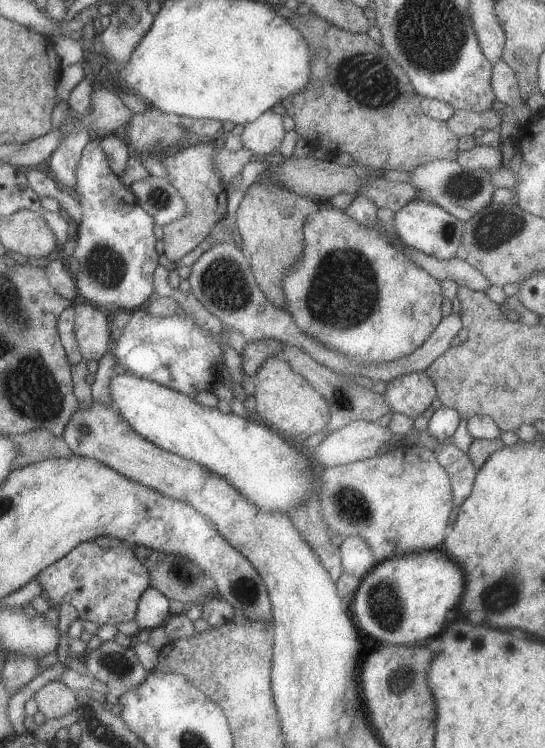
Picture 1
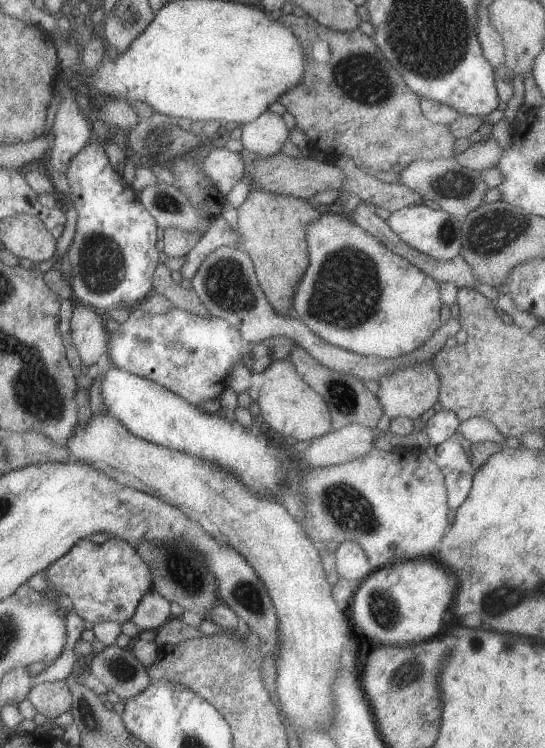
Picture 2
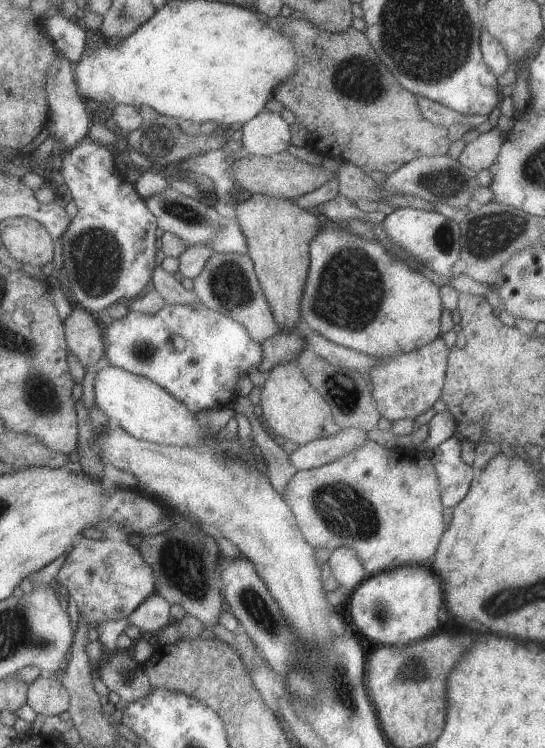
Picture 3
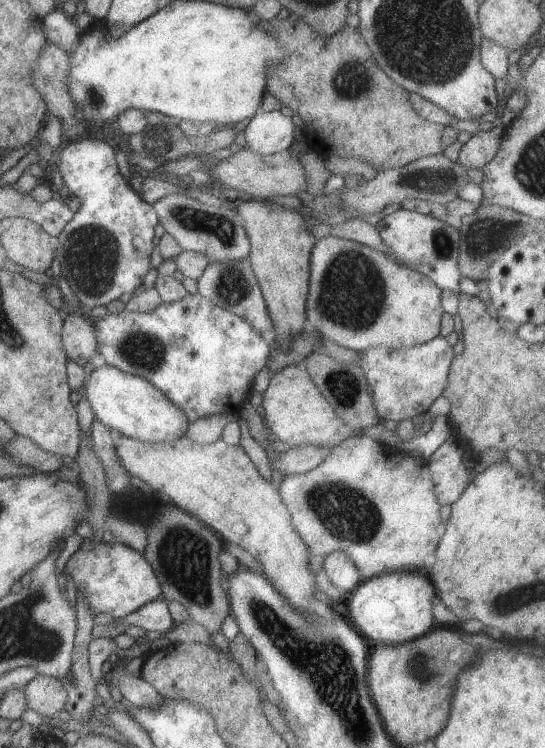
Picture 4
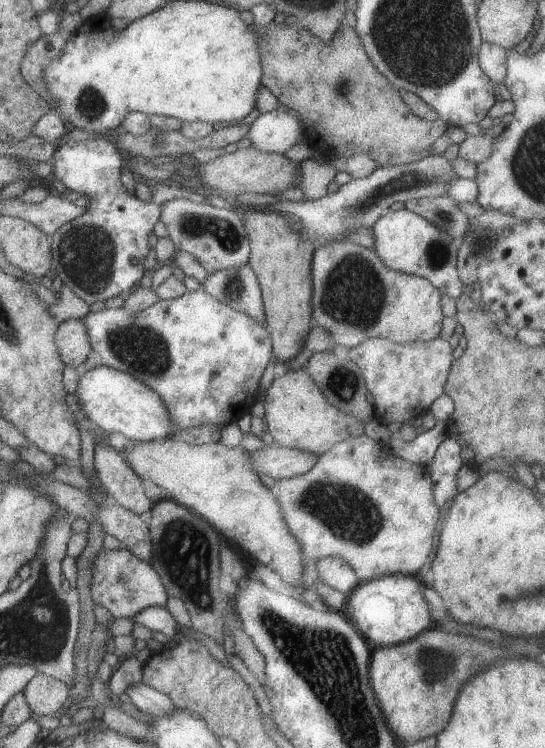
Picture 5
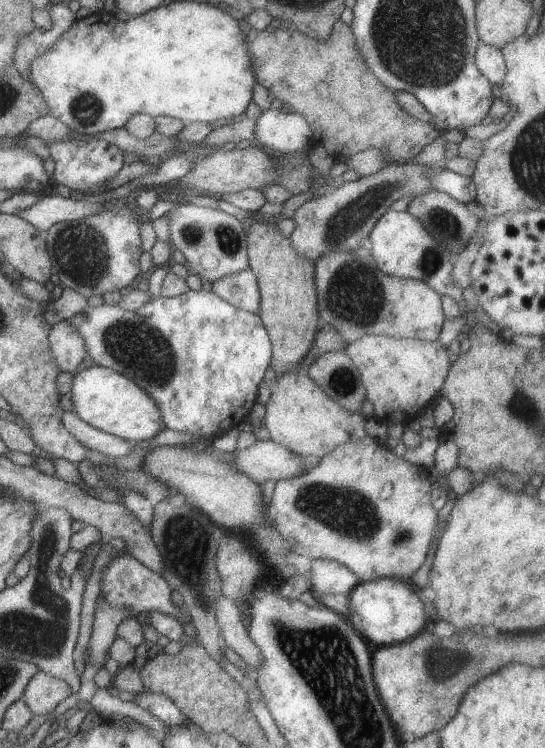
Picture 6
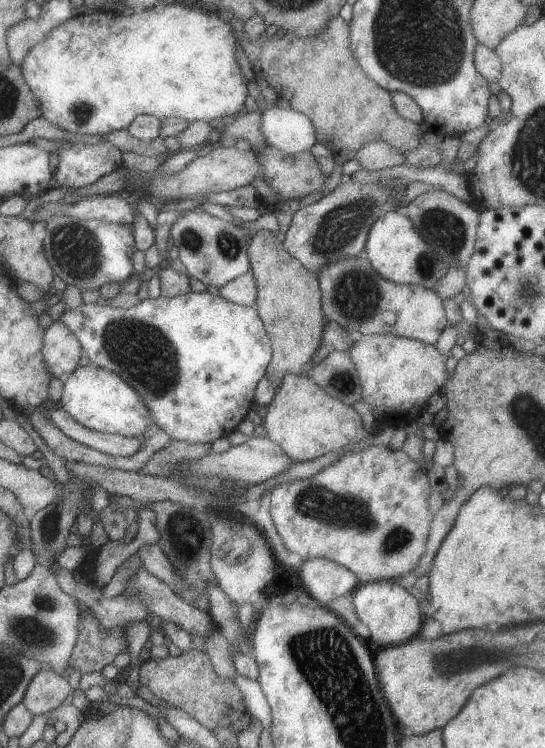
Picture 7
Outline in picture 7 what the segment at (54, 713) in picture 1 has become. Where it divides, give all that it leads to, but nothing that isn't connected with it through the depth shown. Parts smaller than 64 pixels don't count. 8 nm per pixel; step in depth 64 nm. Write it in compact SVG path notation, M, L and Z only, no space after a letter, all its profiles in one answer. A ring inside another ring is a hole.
M41 668L29 682L21 702L33 716L41 716L41 714L51 712L53 708L61 706L63 700L67 700L67 696L73 694L71 690L73 688L67 684L67 678Z

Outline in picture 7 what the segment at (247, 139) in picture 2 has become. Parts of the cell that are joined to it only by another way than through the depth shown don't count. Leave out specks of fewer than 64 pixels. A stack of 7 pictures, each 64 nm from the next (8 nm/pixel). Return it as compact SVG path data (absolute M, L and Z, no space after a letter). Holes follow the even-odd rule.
M285 104L275 108L267 106L267 110L261 112L261 134L265 136L267 146L279 148L291 156L309 152L309 148L317 142L311 120Z

